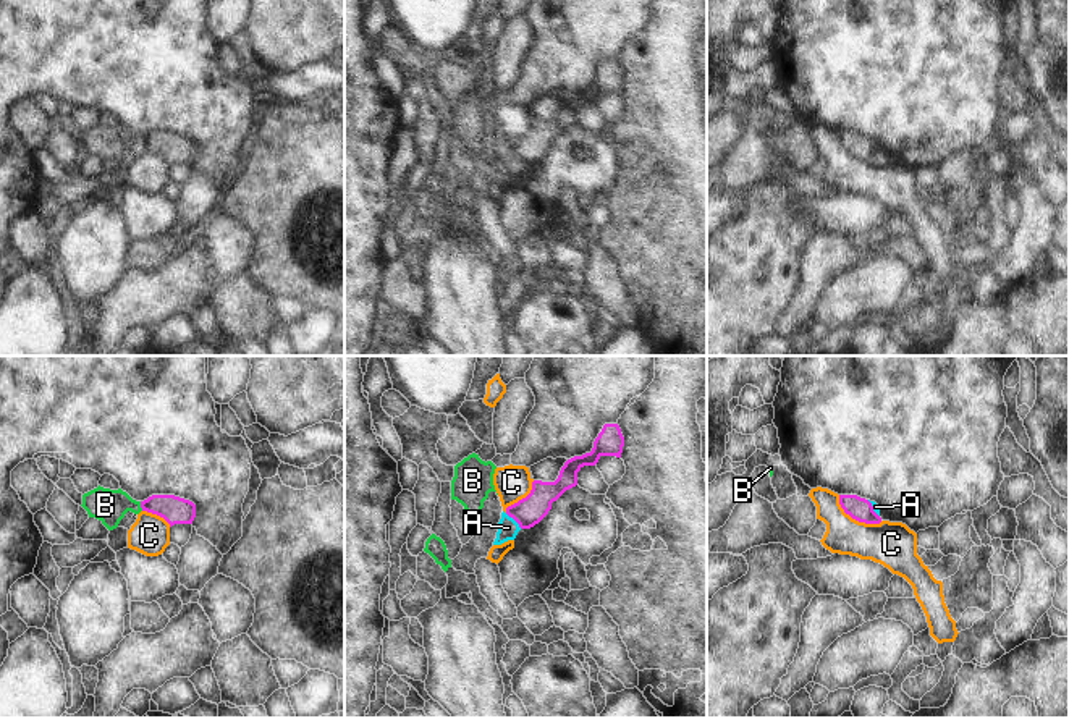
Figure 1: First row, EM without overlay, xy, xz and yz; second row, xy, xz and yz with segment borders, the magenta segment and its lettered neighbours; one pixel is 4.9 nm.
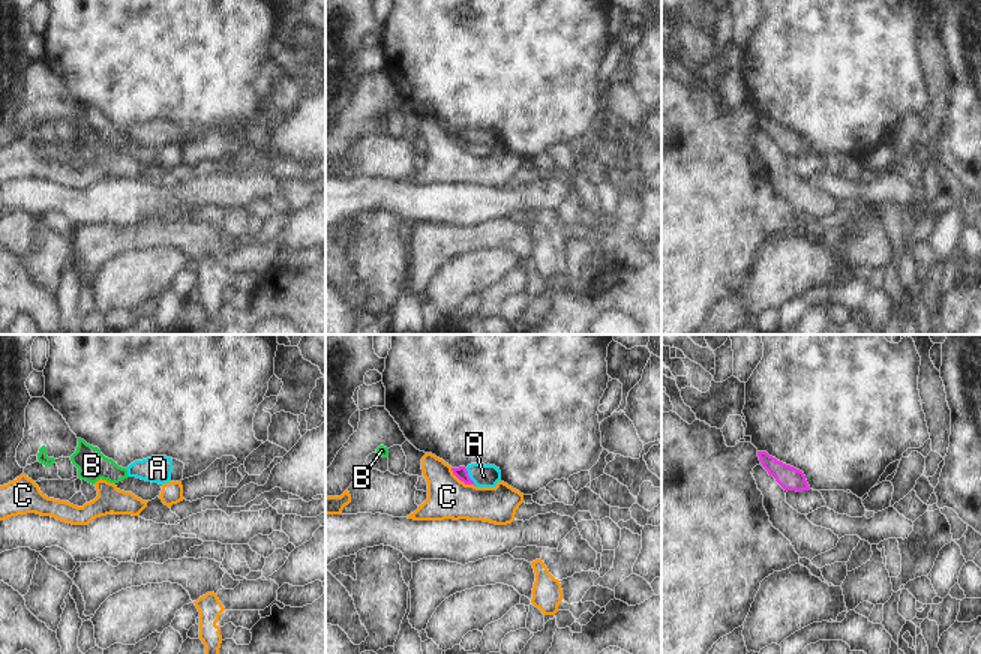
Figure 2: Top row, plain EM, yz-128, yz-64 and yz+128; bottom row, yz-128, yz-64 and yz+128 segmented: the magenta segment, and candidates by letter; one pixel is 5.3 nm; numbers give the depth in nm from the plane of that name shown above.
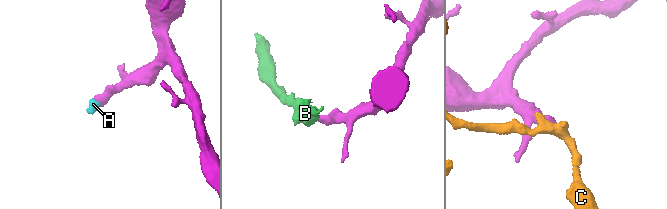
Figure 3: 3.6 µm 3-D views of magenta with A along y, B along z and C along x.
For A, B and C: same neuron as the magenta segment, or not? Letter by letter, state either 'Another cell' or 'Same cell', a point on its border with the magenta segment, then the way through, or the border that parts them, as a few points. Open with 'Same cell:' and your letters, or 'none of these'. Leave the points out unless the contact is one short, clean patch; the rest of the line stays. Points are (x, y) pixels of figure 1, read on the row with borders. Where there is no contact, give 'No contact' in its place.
Same cell: A
A: Same cell. Touches magenta at xz (513, 518). Path across: xz (531, 510), (513, 518), (508, 527)
B: Another cell. Touches magenta at xy (141, 506). Boundary: xy (139, 502), (143, 510)
C: Another cell. Touches magenta at yz (856, 519). Boundary: yz (838, 495), (840, 506), (853, 518), (866, 523), (882, 521).

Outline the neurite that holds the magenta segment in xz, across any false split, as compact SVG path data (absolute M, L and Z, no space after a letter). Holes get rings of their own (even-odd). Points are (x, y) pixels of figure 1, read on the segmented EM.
M605 424L590 453L574 456L564 462L555 482L534 480L530 493L501 513L493 545L514 540L521 529L539 524L566 490L577 485L577 472L584 466L595 466L602 456L621 458L624 437L618 424Z

